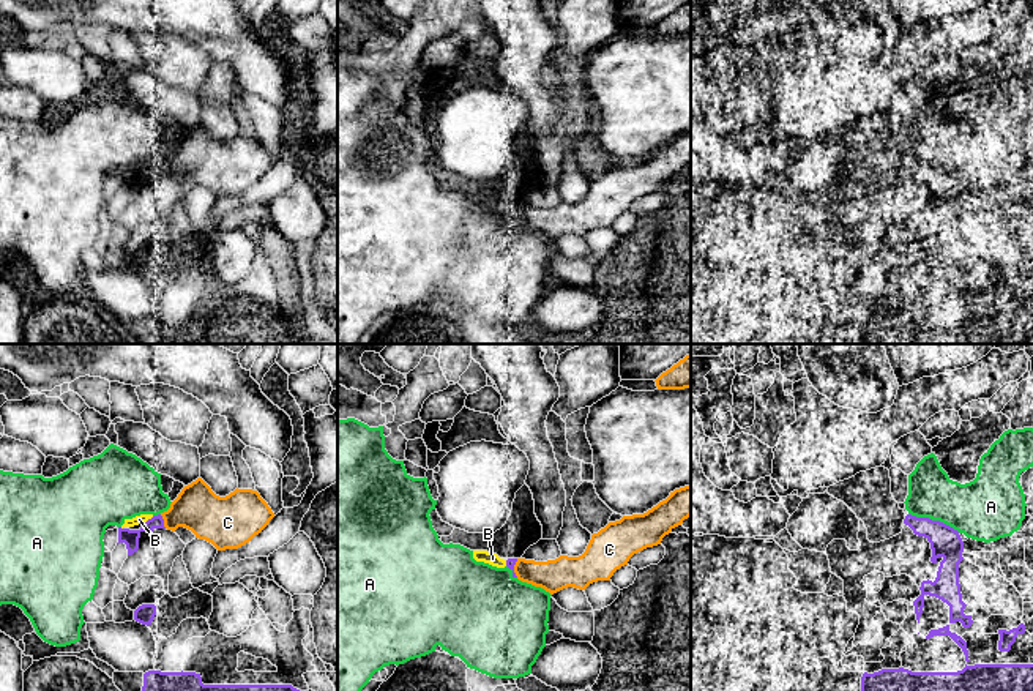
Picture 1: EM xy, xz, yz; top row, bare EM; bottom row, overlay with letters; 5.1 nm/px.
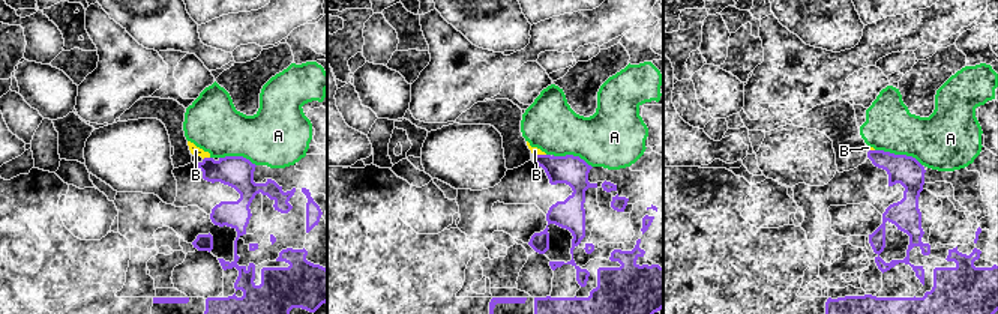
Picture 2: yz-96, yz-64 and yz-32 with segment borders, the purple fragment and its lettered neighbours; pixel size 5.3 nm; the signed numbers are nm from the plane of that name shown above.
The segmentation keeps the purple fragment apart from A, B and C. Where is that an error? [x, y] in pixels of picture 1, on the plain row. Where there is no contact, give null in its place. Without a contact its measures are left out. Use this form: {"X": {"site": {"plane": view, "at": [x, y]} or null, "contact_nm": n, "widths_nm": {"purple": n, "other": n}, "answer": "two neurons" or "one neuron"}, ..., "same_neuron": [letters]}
{"A": {"site": {"plane": "yz", "at": [934, 168]}, "contact_nm": 280, "widths_nm": {"purple": 160, "other": 300}, "answer": "two neurons"}, "B": {"site": {"plane": "xy", "at": [149, 166]}, "contact_nm": 80, "widths_nm": {"purple": 80, "other": 50}, "answer": "two neurons"}, "C": {"site": {"plane": "xy", "at": [163, 168]}, "contact_nm": 80, "widths_nm": {"purple": 80, "other": 240}, "answer": "one neuron"}, "same_neuron": ["C"]}

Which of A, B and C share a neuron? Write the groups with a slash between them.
A B / C

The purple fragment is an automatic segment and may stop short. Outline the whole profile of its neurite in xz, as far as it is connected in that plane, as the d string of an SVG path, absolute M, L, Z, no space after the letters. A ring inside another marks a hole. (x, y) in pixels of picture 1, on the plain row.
M684 133L643 161L609 169L591 181L585 199L579 204L560 202L547 208L508 205L506 213L513 218L513 224L541 233L550 241L568 233L585 237L593 229L610 227L634 200L661 191L662 185L689 162L691 133Z

